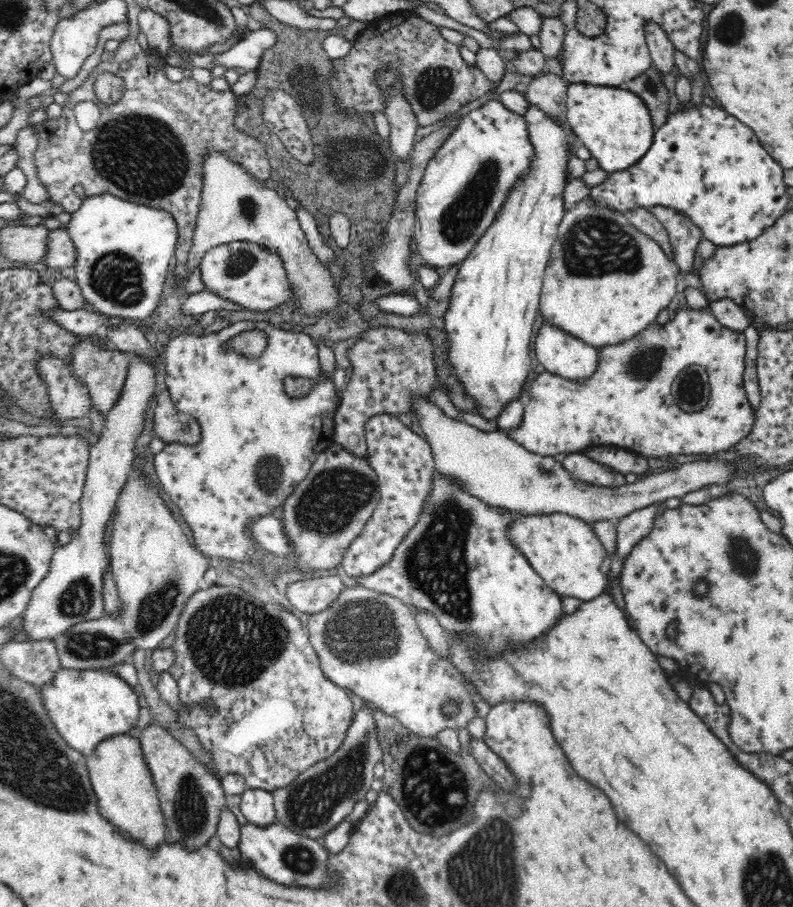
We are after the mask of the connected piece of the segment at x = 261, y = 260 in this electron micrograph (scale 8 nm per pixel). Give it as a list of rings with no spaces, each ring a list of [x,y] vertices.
[[[233,241],[206,250],[201,260],[202,281],[218,296],[235,302],[240,309],[266,312],[297,297],[279,254],[247,241]]]

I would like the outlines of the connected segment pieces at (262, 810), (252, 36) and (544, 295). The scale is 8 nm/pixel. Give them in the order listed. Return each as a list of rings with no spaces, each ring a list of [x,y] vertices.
[[[246,788],[242,793],[240,810],[248,823],[268,827],[277,822],[273,794],[266,789]]]
[[[269,28],[246,31],[236,44],[216,57],[215,64],[228,68],[256,70],[262,55],[277,41],[277,34]]]
[[[591,196],[565,212],[545,270],[538,315],[589,346],[606,348],[631,340],[656,321],[659,312],[673,306],[678,290],[677,266],[666,251],[630,223],[628,214],[600,207]]]

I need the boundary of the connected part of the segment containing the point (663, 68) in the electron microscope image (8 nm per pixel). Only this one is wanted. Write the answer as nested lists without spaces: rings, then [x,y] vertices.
[[[648,23],[645,26],[646,42],[651,54],[651,62],[660,74],[670,74],[675,67],[675,48],[668,33],[660,25]]]

